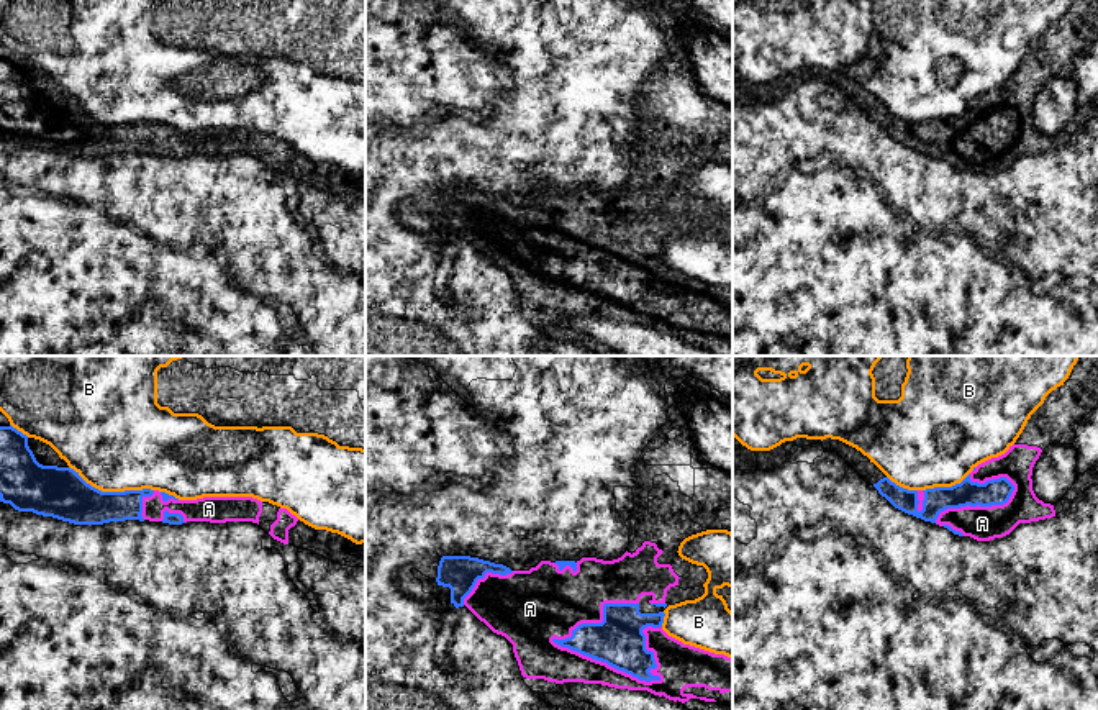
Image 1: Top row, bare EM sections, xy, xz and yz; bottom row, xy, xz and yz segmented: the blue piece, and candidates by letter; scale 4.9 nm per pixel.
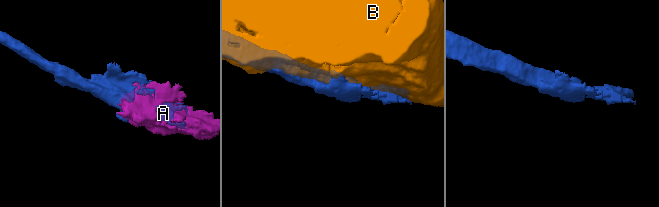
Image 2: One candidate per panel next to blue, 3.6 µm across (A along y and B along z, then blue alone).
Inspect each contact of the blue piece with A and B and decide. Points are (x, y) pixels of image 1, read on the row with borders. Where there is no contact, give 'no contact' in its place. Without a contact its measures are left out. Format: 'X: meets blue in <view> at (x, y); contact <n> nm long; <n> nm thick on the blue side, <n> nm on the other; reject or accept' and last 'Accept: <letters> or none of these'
A: meets blue in xz at (607, 663); contact 550 nm long; 240 nm thick on the blue side, 180 nm on the other; accept
B: meets blue in xy at (112, 492); contact 440 nm long; 240 nm thick on the blue side, 480 nm on the other; reject
Accept: A

